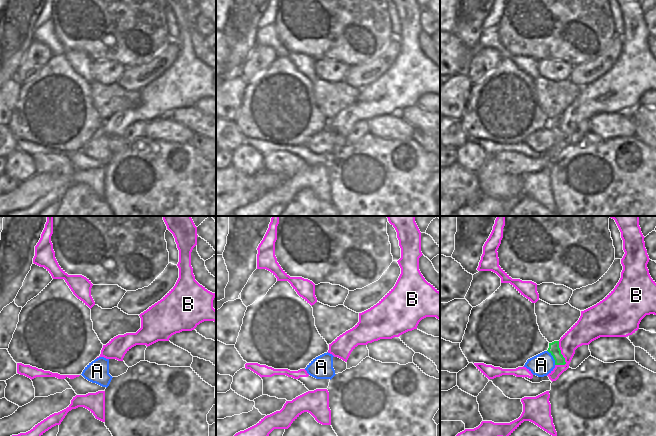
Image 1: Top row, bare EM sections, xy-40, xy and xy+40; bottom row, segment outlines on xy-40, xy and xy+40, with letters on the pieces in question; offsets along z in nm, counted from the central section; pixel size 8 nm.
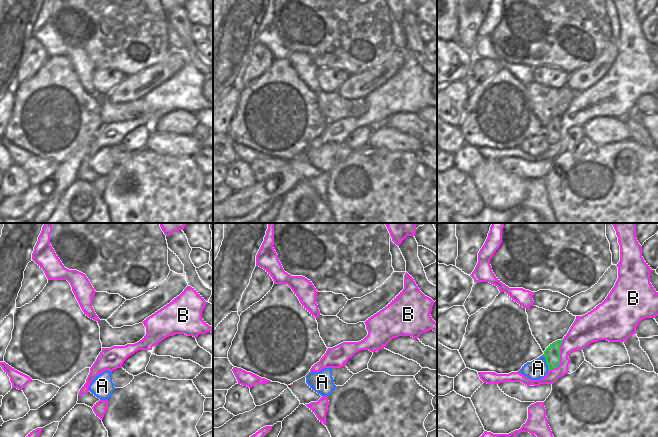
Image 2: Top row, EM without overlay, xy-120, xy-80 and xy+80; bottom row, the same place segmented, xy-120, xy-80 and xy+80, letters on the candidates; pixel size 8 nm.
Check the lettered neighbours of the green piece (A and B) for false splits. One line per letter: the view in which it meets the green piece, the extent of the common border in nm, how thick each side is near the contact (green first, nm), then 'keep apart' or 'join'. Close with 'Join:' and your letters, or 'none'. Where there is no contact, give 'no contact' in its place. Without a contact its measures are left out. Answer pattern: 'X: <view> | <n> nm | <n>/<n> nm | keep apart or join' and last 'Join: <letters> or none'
A: xy+40 | 140 nm | 90/180 nm | keep apart
B: xy+40 | 200 nm | 90/190 nm | keep apart
Join: none

